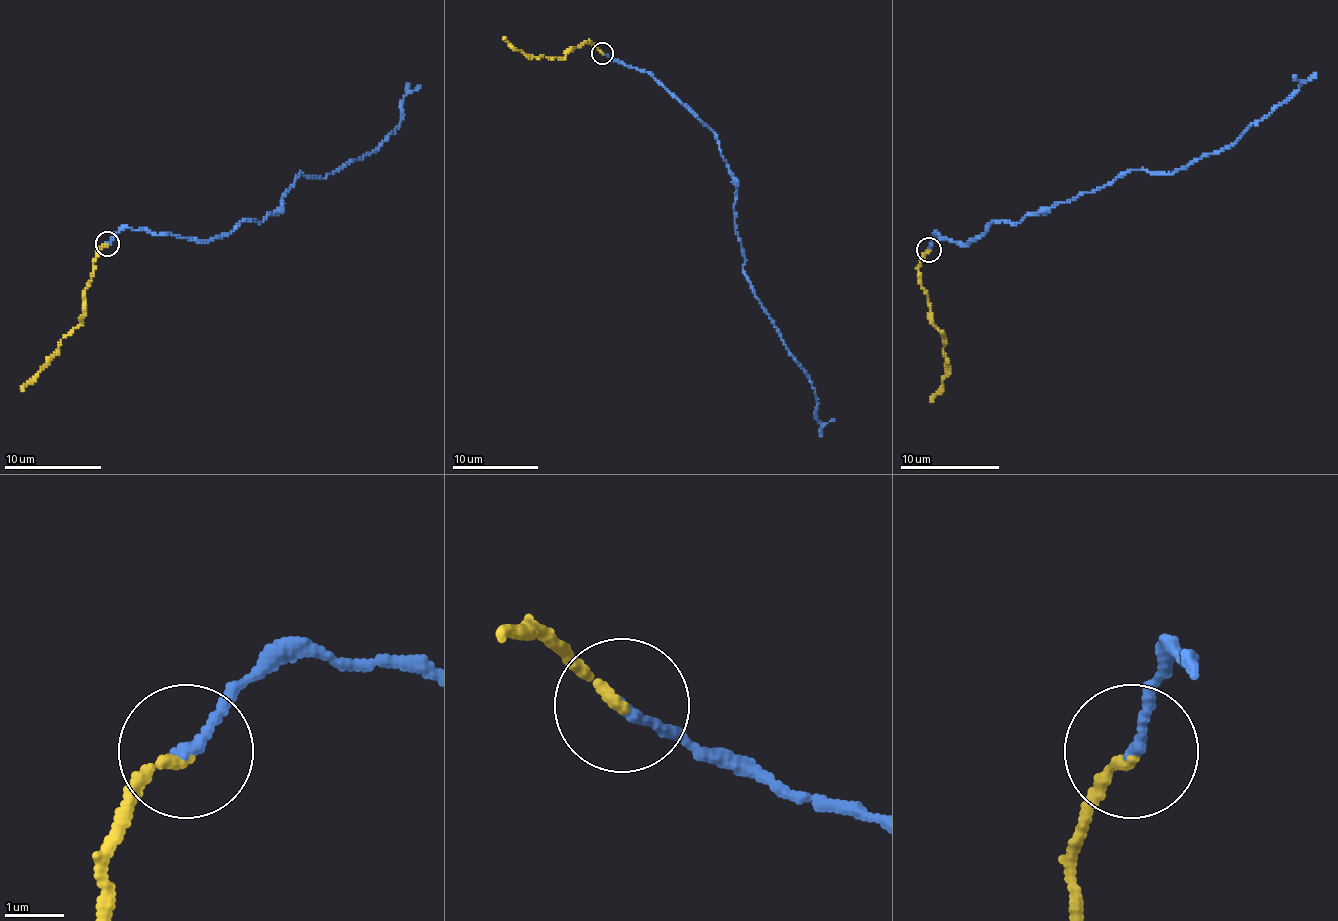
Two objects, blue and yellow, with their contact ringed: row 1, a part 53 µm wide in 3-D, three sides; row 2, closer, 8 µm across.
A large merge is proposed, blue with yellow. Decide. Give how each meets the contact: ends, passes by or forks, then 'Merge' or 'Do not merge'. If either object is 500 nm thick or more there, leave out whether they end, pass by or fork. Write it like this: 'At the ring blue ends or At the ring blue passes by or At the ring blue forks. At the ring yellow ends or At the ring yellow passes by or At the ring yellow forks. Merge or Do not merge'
At the ring blue ends. At the ring yellow ends. Merge

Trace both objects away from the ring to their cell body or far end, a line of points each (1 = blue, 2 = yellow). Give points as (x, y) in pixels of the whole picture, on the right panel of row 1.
1: (928, 251), (937, 233), (970, 243), (993, 220), (1018, 223), (1132, 169), (1173, 174), (1219, 153), (1316, 73)
2: (928, 251), (918, 268), (918, 283), (928, 298), (930, 321), (941, 331), (948, 374), (930, 402)

